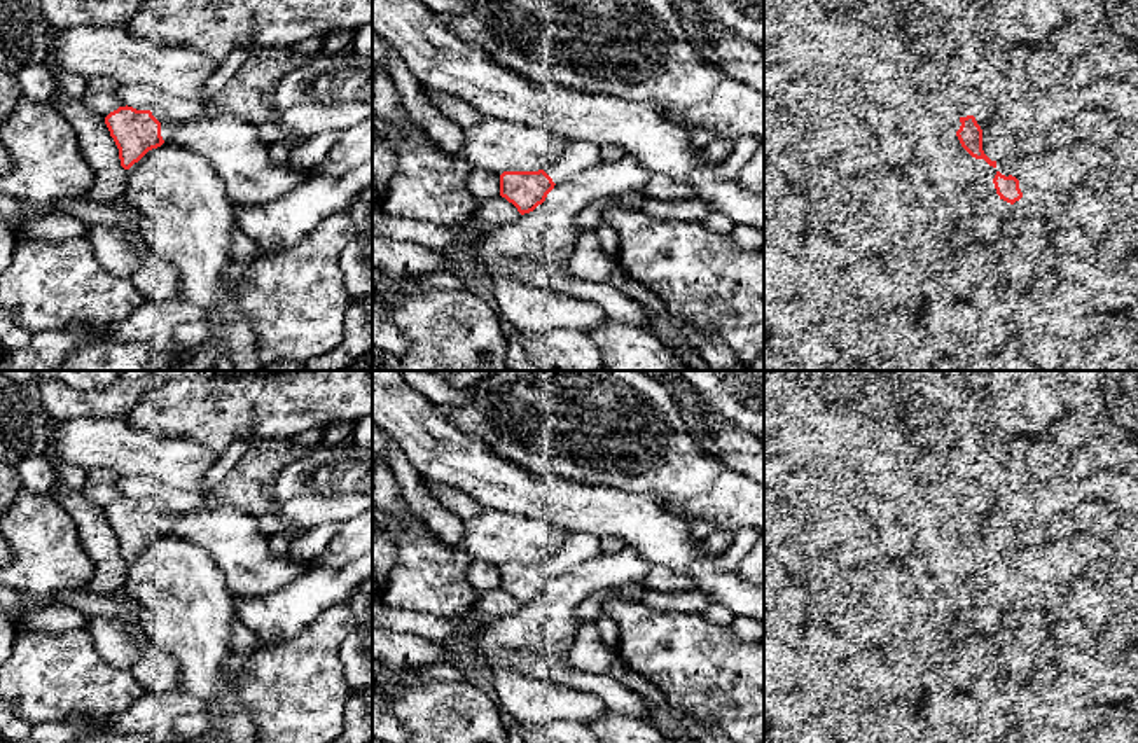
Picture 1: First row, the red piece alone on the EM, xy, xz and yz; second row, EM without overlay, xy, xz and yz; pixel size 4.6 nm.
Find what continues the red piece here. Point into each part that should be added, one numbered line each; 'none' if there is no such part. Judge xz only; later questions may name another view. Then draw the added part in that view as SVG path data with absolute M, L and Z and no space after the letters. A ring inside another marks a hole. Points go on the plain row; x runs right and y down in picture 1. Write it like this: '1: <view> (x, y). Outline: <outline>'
1: xz (579, 548). Outline: M570 533L565 544L544 563L554 575L561 575L575 565L580 565L601 554L600 538L589 533Z

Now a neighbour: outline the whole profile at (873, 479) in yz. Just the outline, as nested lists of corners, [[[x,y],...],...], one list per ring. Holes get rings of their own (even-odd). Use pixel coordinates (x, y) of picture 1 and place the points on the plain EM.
[[[886,444],[857,448],[846,455],[836,486],[871,521],[881,551],[907,566],[918,488],[904,462]]]

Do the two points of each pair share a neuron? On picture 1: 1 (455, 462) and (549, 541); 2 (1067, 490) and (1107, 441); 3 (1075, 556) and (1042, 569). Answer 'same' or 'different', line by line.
1: different
2: different
3: same

